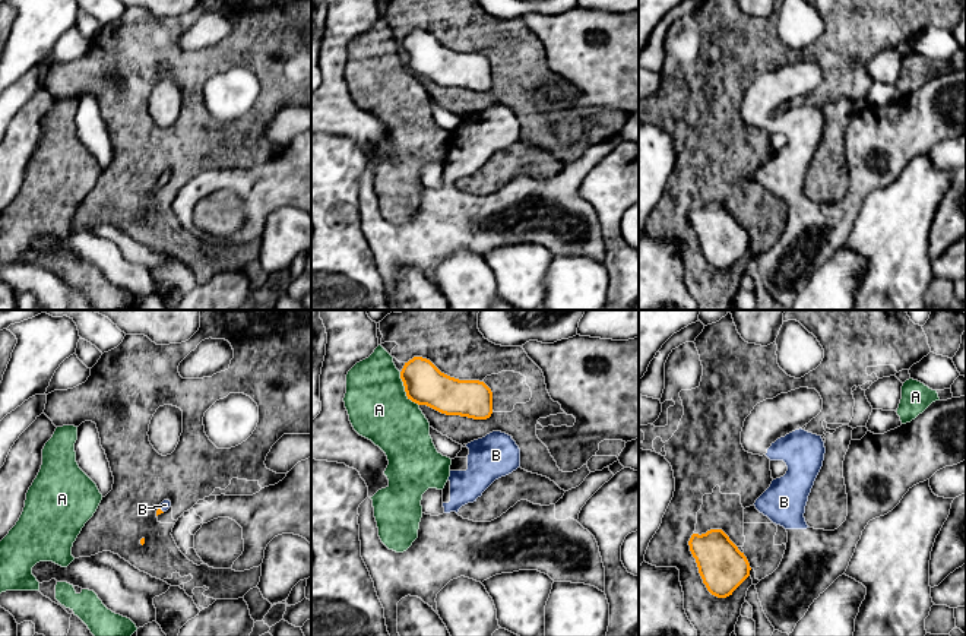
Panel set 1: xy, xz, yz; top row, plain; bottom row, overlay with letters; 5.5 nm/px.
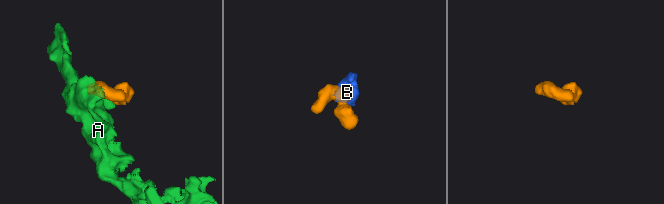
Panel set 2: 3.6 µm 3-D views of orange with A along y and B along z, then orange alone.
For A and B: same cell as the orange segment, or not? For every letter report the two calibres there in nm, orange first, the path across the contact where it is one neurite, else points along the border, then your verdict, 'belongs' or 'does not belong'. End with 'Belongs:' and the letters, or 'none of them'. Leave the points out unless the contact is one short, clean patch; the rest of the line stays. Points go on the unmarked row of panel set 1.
A: calibres 220 and 340 nm; border xz (399, 44), (404, 63), (418, 78); does not belong
B: calibres 30 and 50 nm; way xy (158, 184), (160, 182), (165, 177); belongs
Belongs: B

